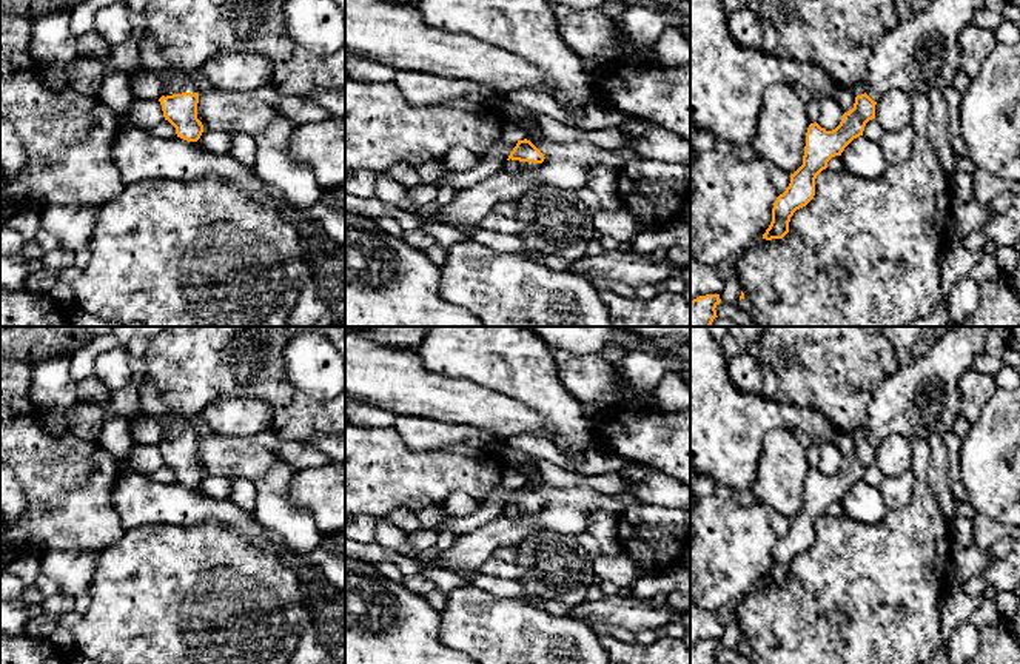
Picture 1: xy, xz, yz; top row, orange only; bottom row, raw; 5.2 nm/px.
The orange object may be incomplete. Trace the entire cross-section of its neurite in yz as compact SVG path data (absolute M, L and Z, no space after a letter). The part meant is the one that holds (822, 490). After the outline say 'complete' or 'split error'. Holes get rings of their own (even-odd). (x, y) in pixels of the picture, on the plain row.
M952 327L938 337L932 337L931 348L917 357L911 365L900 367L887 376L871 396L866 411L867 434L855 442L854 453L843 459L840 470L826 476L817 467L810 468L806 478L803 510L790 519L790 528L780 539L772 553L772 567L763 584L783 584L789 578L789 567L794 558L806 552L815 541L815 524L827 513L827 507L841 501L844 493L863 481L864 471L875 464L875 450L889 434L901 434L906 439L926 439L932 433L945 436L952 430L954 421L960 416L958 379L972 368L974 361L985 353L985 340L991 327Z; split error

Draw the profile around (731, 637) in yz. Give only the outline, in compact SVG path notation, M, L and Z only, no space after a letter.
M727 607L720 610L720 618L724 625L724 632L720 636L720 644L726 649L738 649L741 641L741 630L738 627L733 609Z

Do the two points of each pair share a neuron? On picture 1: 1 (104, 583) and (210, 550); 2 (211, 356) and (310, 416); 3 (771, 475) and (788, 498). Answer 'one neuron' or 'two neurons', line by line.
1: one neuron
2: one neuron
3: one neuron

